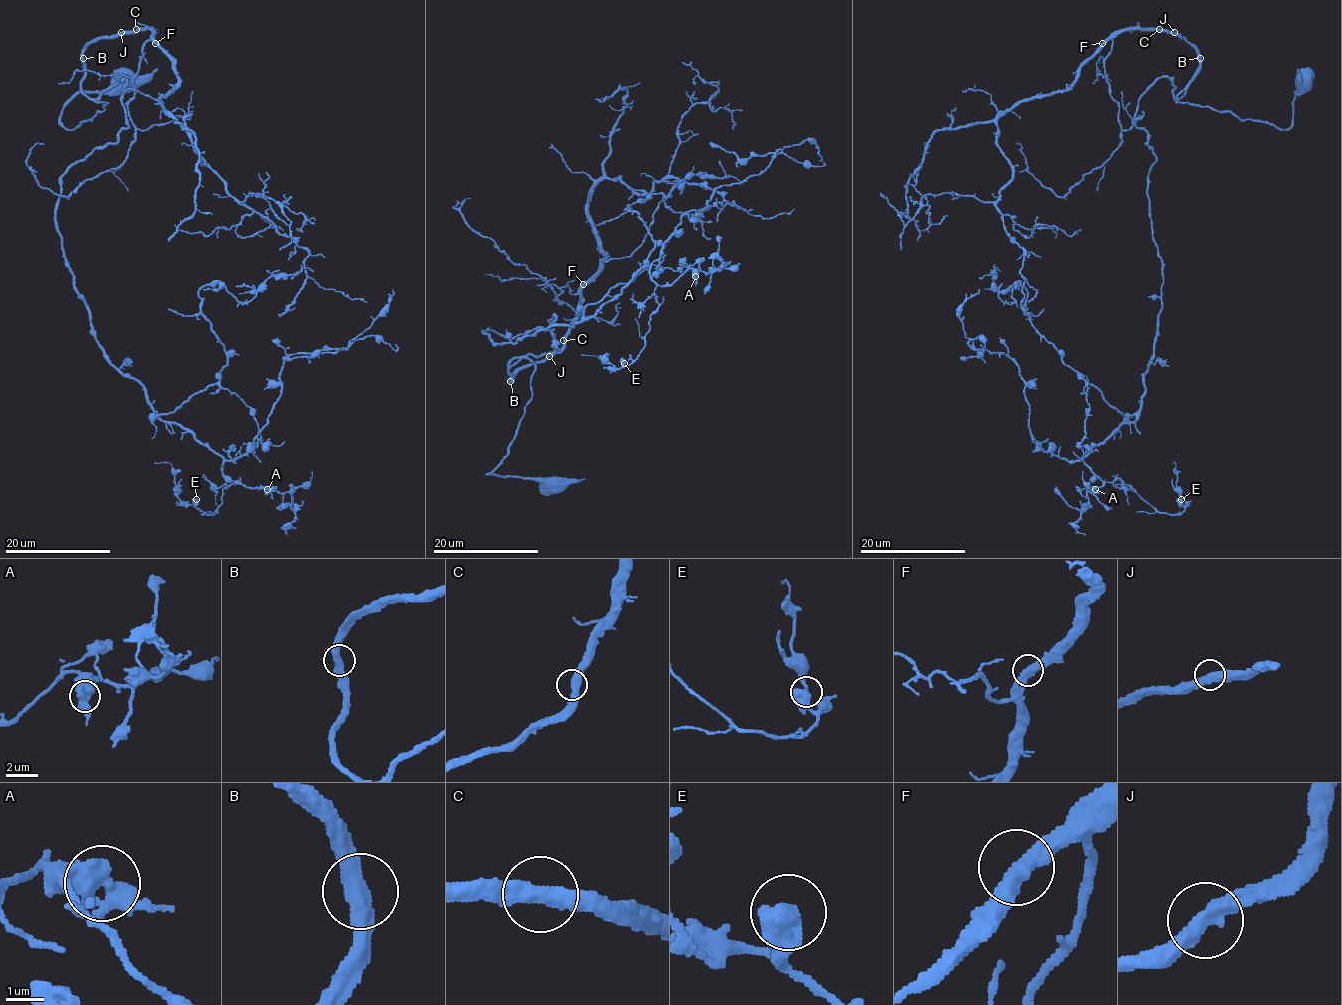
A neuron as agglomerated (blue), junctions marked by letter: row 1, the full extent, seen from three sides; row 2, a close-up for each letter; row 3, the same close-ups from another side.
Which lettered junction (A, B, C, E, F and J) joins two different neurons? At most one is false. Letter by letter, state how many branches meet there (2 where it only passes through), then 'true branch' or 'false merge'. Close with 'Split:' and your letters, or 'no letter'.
A: branches 2; true branch
B: branches 2; true branch
C: branches 2; true branch
E: branches 2; true branch
F: branches 2; true branch
J: branches 2; true branch
Split: no letter

